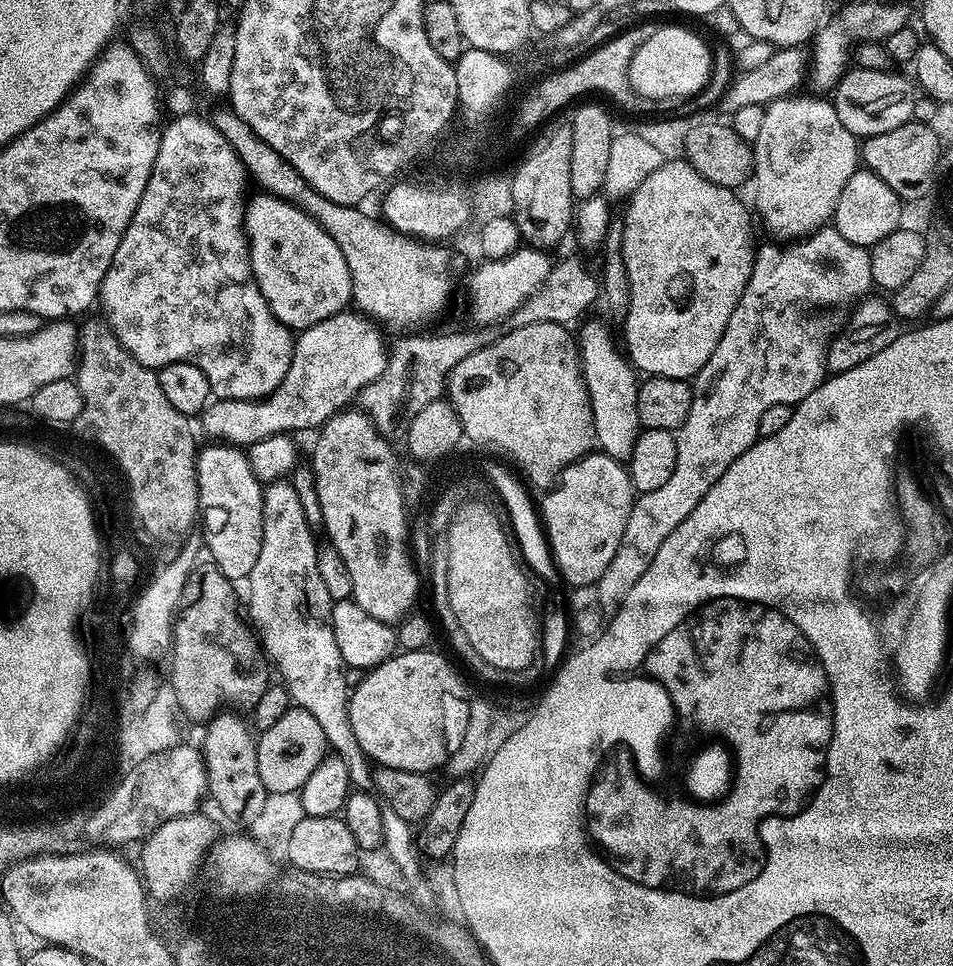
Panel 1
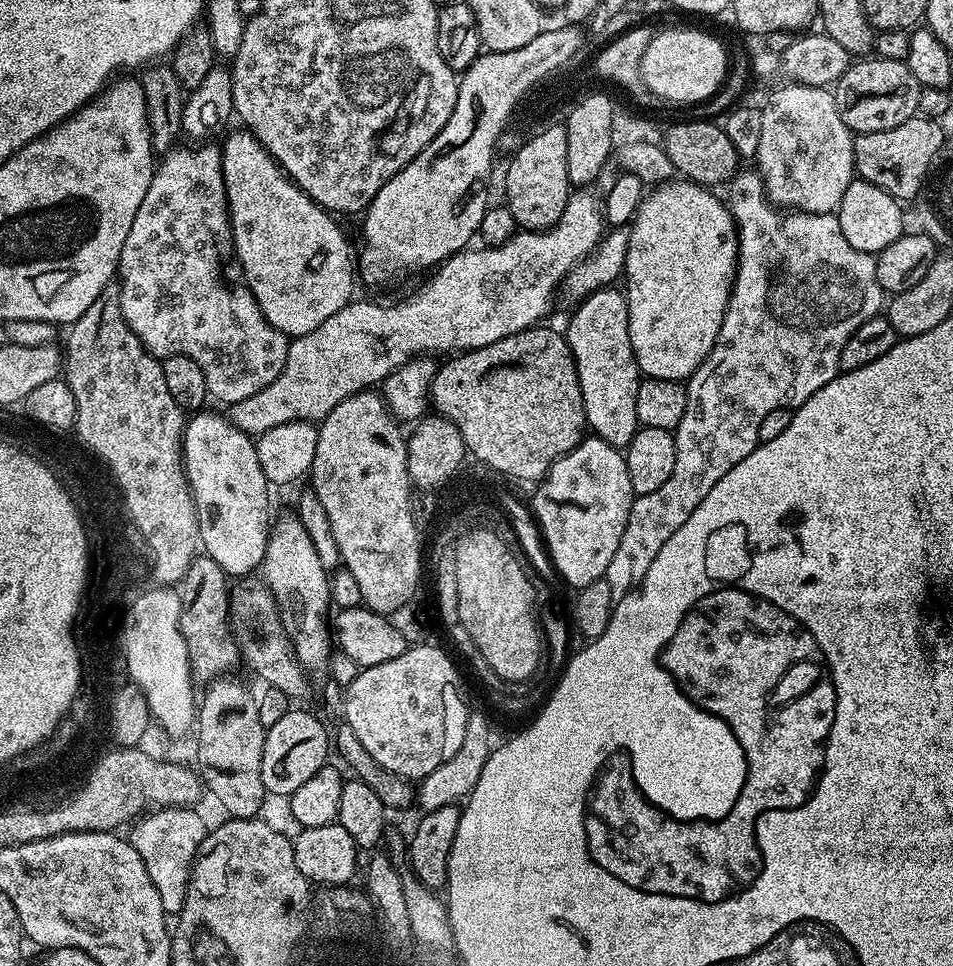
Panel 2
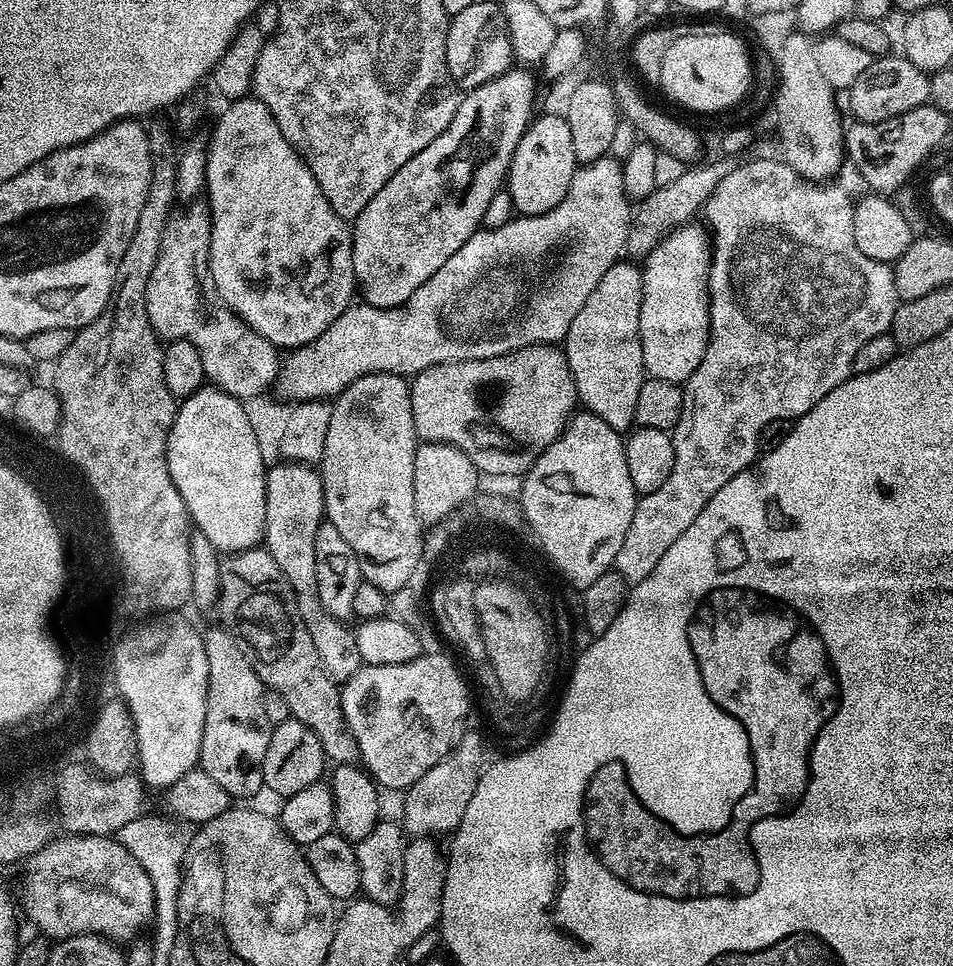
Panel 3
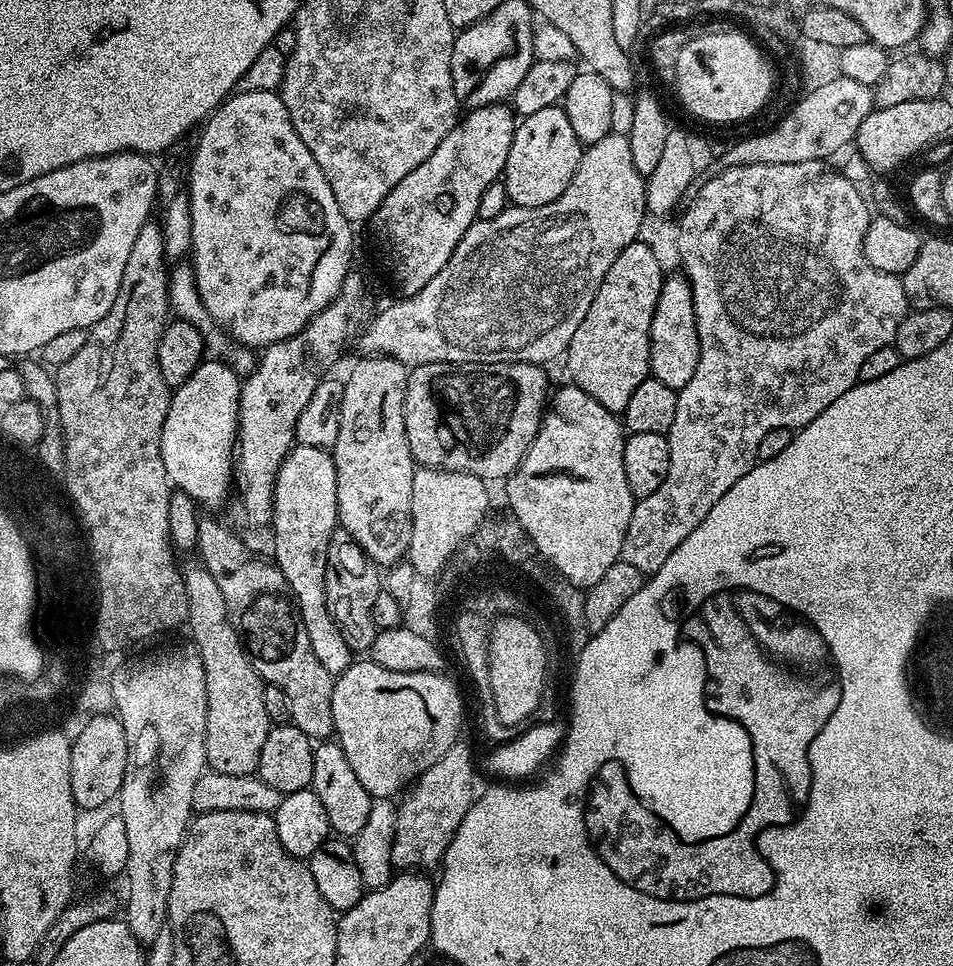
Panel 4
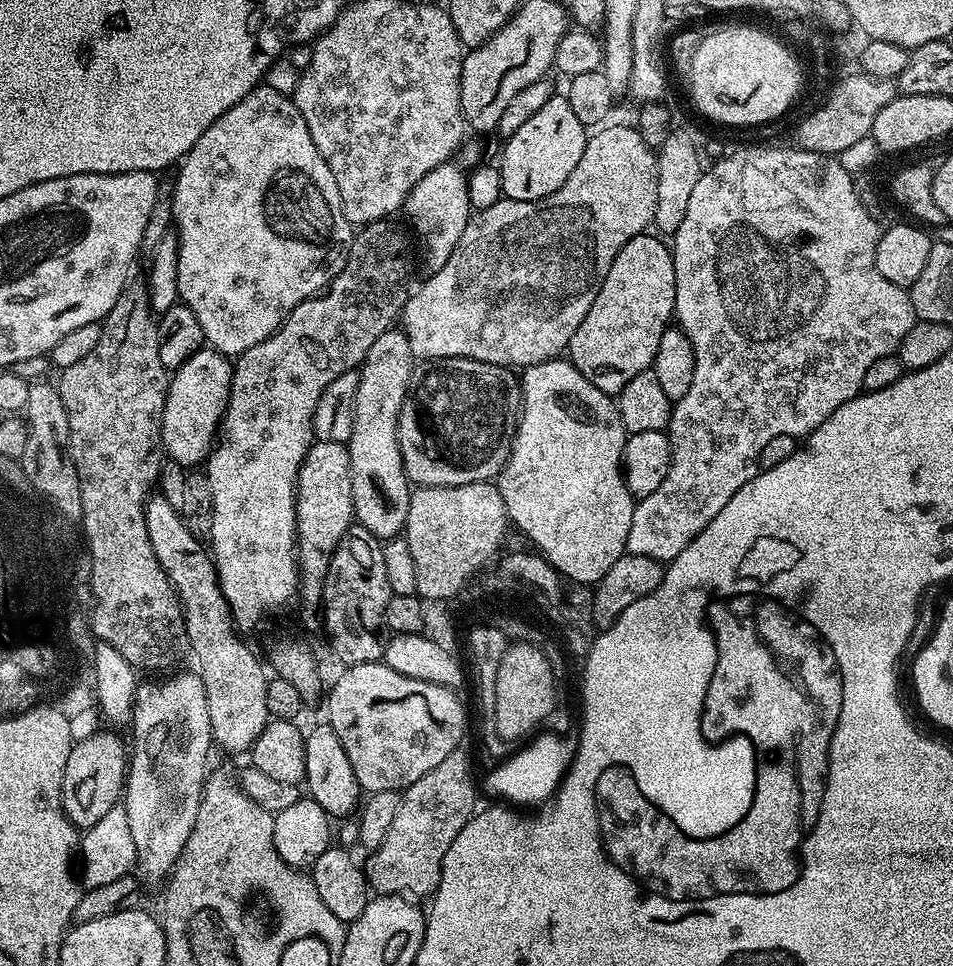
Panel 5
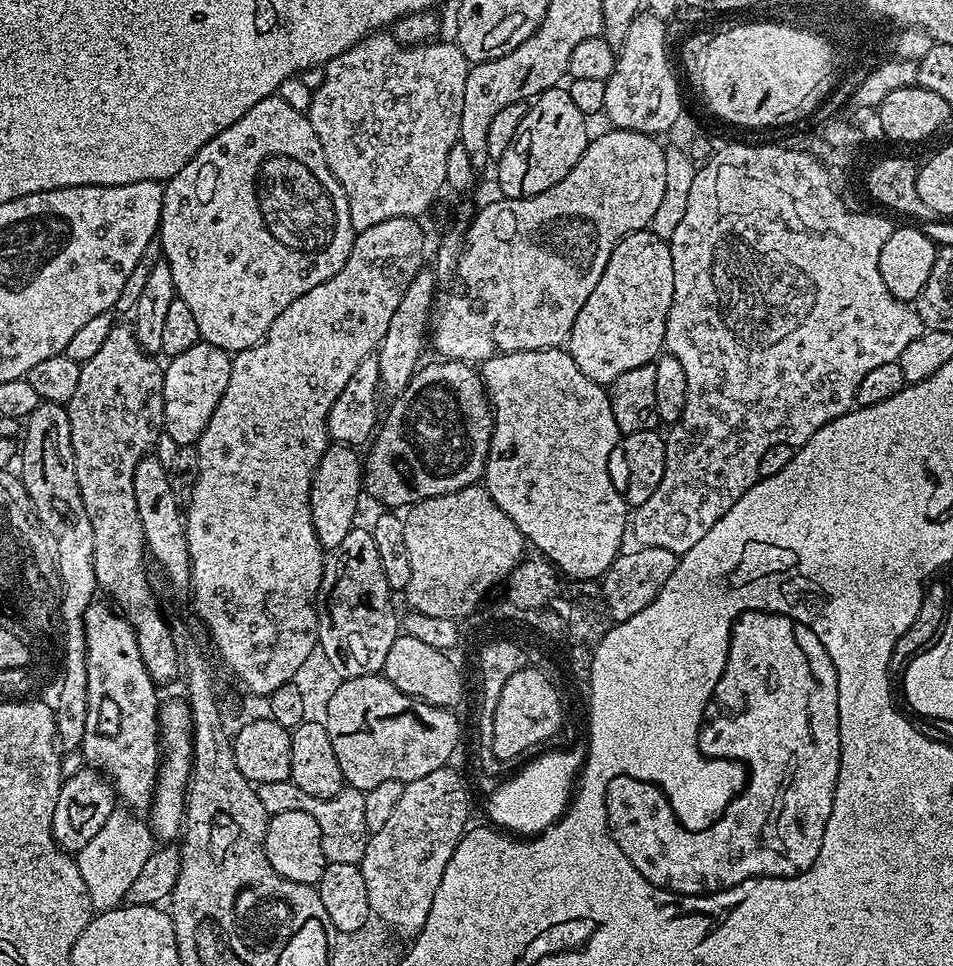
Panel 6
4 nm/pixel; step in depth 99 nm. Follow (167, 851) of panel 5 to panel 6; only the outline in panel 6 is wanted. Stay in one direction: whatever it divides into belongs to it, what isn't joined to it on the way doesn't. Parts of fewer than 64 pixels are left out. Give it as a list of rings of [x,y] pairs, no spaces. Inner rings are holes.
[[[165,699],[160,706],[160,766],[156,770],[156,788],[146,812],[146,820],[153,836],[160,842],[172,842],[181,835],[184,826],[184,810],[188,794],[188,779],[192,773],[192,711],[183,699]]]

